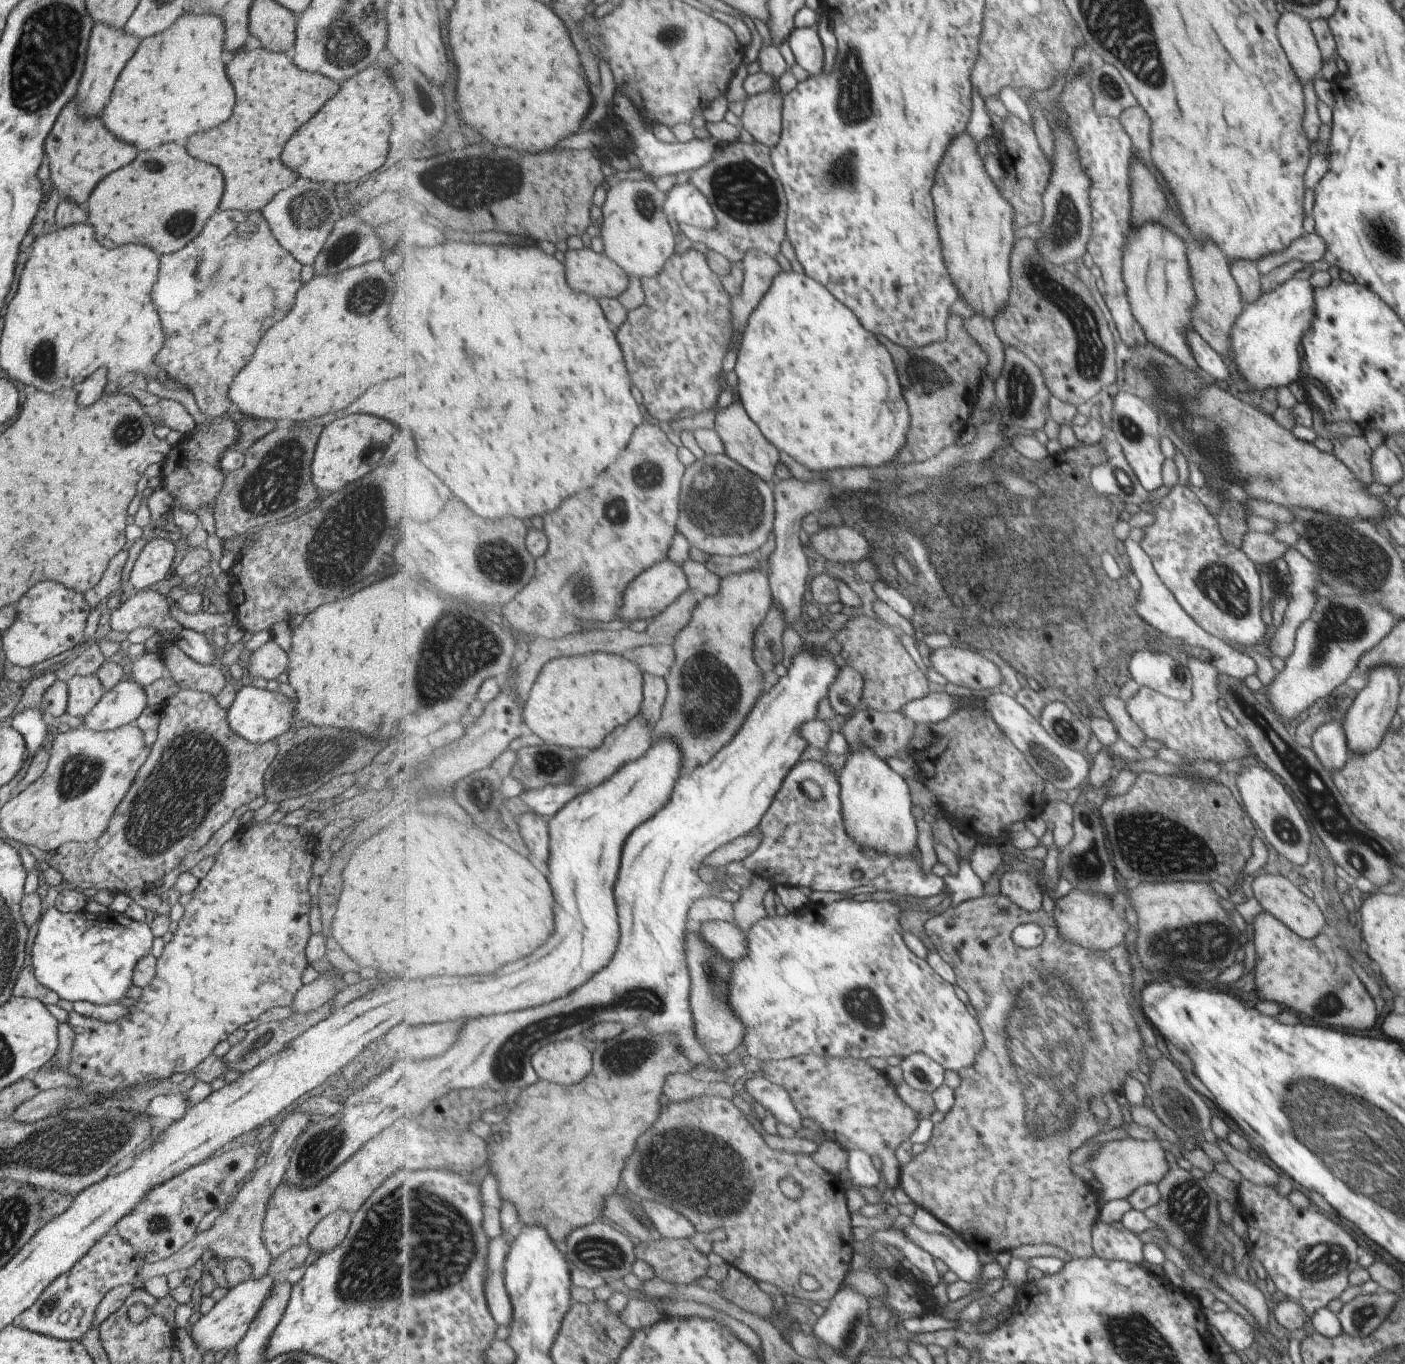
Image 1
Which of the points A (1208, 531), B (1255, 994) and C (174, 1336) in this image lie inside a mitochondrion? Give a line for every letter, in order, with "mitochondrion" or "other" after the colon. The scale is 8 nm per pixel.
A: other
B: other
C: other

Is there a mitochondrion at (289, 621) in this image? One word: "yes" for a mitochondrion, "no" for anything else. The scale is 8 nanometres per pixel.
no

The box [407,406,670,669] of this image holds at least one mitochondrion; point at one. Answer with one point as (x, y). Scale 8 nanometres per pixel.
(646, 474)

